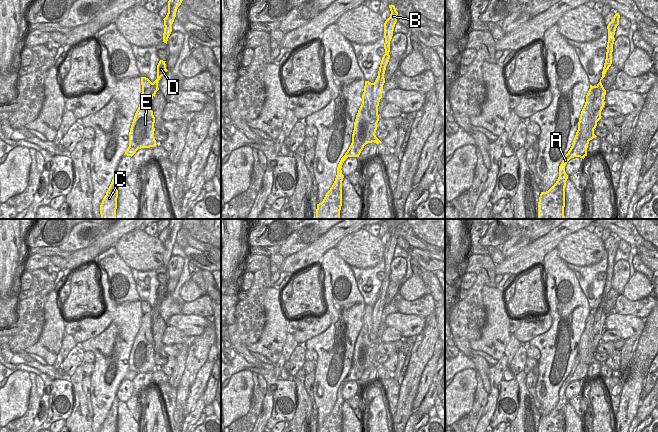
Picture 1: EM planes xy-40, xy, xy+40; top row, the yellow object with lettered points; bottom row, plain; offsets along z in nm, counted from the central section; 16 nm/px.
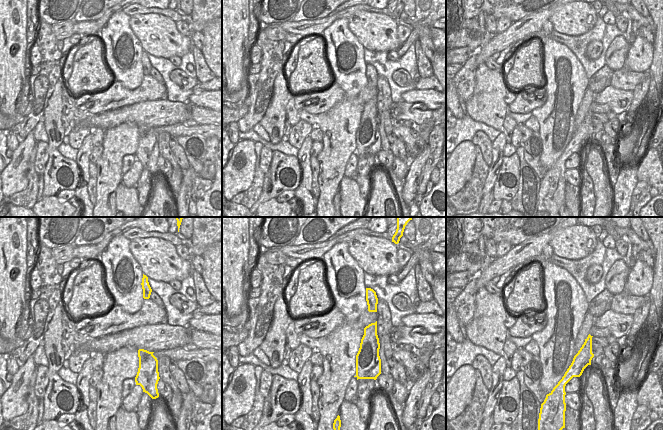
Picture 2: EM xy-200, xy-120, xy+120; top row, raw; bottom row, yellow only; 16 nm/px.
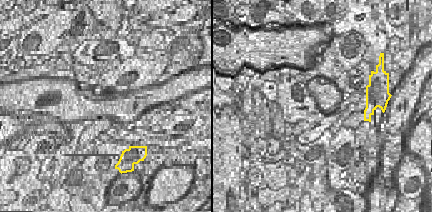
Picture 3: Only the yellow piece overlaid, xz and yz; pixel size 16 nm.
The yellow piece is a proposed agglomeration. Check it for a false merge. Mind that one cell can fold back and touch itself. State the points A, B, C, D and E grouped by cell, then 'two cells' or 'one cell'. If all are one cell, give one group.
groups A B C D / E; two cells

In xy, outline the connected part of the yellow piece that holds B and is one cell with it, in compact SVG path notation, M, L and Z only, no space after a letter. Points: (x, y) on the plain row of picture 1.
M389 229L389 232L391 235L391 238L390 238L390 241L384 247L385 278L382 281L379 295L378 295L378 300L374 306L373 315L372 315L372 320L373 320L372 334L376 334L376 335L378 335L379 326L380 326L380 323L382 322L383 309L385 307L384 298L385 298L386 290L390 283L390 279L389 279L390 265L393 260L393 255L394 255L395 248L397 246L397 239L398 239L398 236L396 235L396 232L394 229Z

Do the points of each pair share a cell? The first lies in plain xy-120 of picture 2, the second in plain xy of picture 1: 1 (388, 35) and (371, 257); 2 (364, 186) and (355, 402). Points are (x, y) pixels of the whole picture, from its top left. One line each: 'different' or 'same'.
1: same
2: same

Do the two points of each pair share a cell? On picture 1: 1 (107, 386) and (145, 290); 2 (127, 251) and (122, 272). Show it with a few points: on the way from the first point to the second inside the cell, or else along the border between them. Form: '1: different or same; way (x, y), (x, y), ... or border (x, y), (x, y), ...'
1: different; border (132, 278), (141, 300)
2: different; border (113, 246), (118, 256), (130, 268)

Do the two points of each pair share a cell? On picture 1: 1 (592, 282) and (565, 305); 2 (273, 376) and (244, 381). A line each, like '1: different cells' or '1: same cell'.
1: different cells
2: different cells

